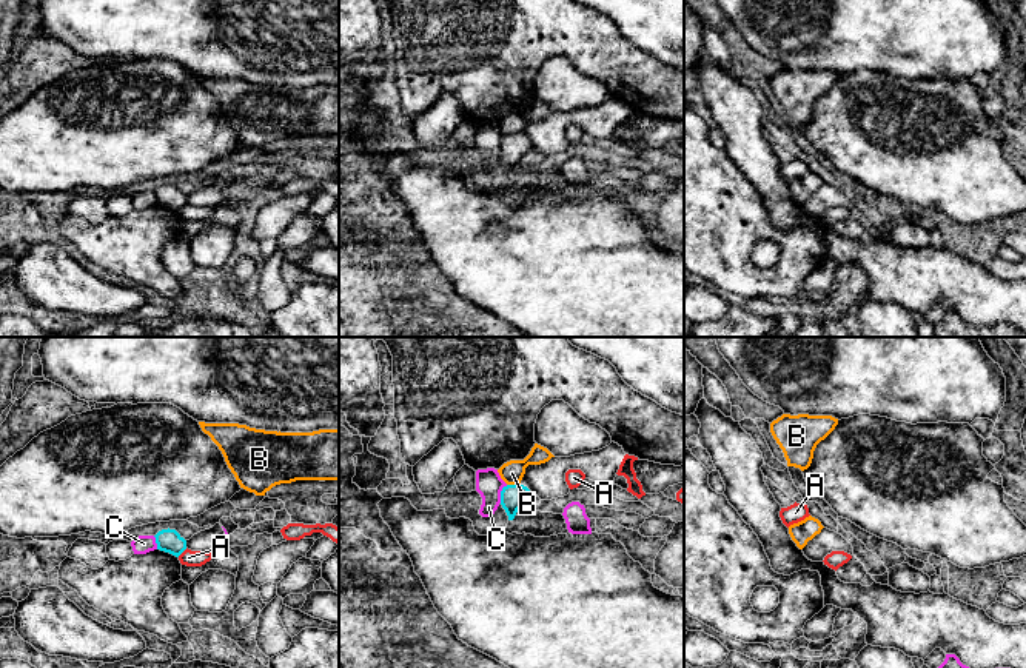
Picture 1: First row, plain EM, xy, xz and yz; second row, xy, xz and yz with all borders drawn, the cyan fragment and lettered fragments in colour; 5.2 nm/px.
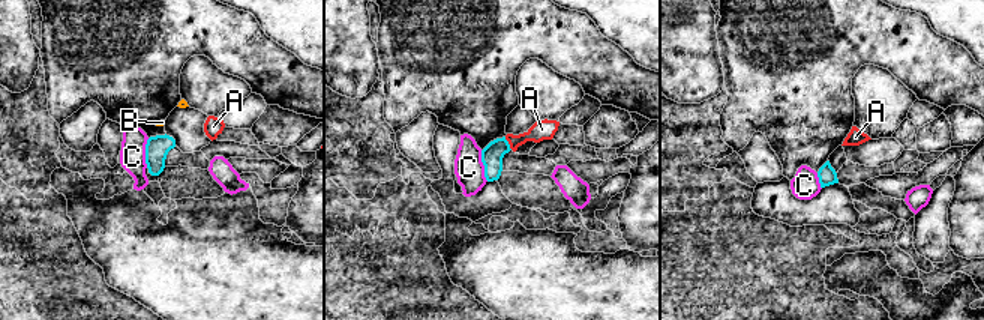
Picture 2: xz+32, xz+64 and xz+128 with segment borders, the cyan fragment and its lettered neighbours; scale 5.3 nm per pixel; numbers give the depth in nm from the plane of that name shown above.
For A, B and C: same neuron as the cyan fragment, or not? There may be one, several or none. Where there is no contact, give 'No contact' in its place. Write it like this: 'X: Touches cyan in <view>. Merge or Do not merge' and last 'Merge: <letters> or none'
A: Touches cyan in xy. Do not merge
B: Touches cyan in xz. Do not merge
C: Touches cyan in xz. Do not merge
Merge: none

